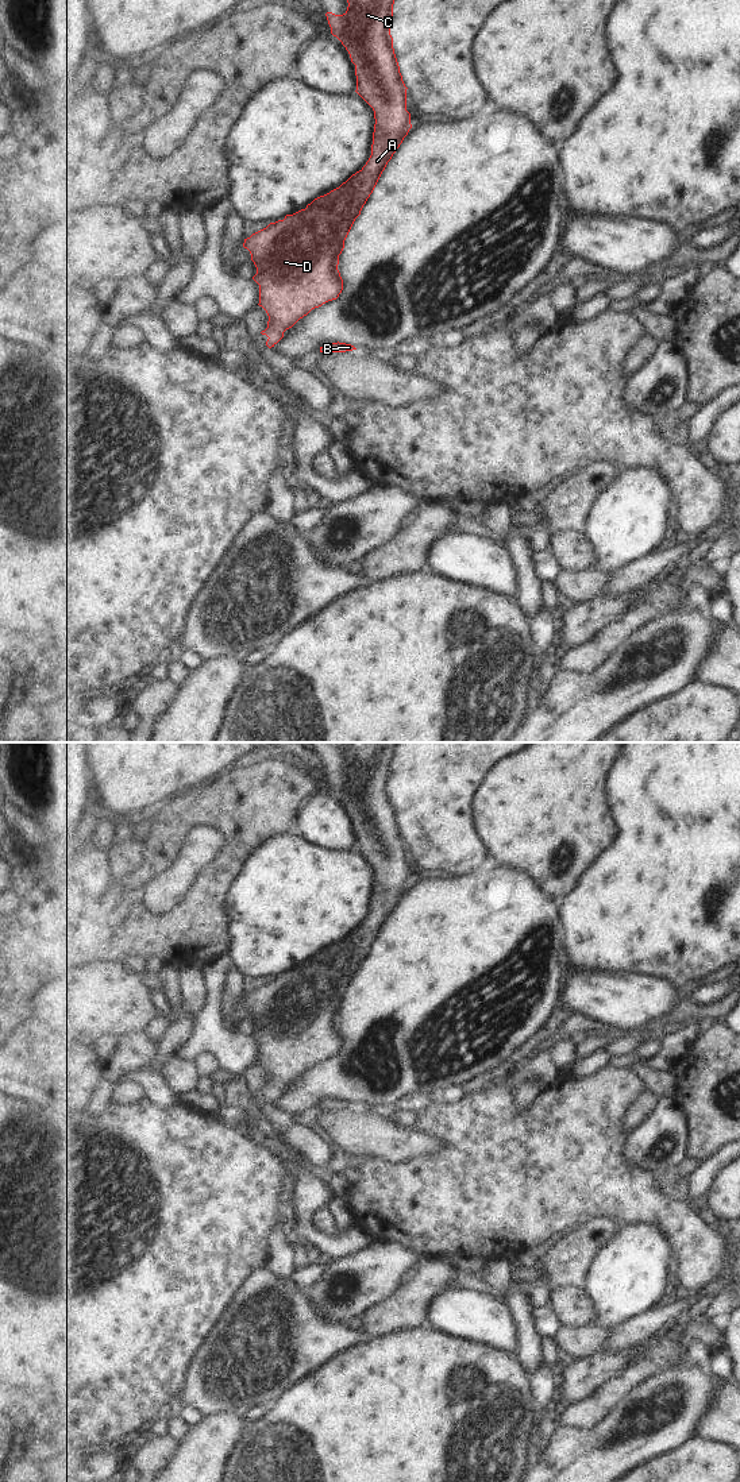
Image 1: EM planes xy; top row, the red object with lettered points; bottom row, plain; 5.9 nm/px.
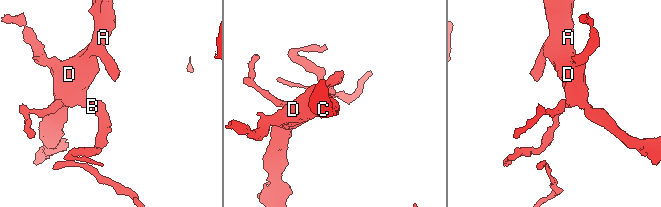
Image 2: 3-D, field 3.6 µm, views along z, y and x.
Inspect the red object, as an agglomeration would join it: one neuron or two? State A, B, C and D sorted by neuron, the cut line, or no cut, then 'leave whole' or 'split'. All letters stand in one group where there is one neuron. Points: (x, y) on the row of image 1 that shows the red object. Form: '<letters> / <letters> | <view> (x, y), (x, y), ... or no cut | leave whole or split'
A B C D | no cut | leave whole

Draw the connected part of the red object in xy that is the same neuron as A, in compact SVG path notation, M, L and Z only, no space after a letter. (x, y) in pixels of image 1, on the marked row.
M347 0L347 3L343 15L327 12L325 16L331 34L342 42L355 65L355 92L374 111L371 155L366 165L339 188L315 198L305 209L286 215L284 220L270 223L244 239L243 247L250 251L257 267L253 279L259 285L258 305L269 316L267 328L261 332L269 337L266 341L269 348L312 309L336 300L342 293L343 279L338 265L344 240L388 162L412 128L411 113L406 111L408 88L402 81L390 35L394 0Z

